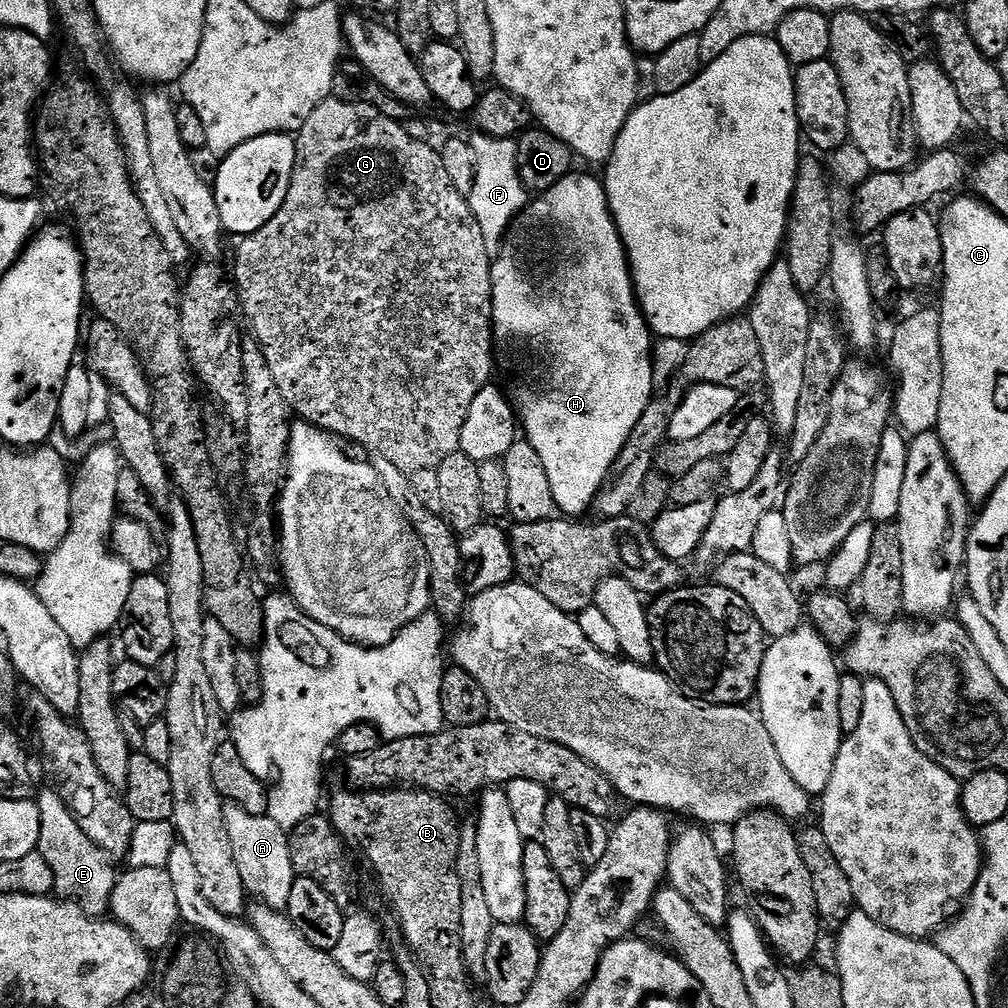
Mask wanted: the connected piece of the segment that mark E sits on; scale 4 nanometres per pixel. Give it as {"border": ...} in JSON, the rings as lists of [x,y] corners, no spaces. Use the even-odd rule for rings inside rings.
{"border":[[[59,791],[43,792],[35,797],[42,822],[38,850],[54,870],[55,895],[71,900],[90,917],[103,917],[112,907],[112,895],[118,879],[117,865],[102,850],[98,850],[86,834],[82,834],[82,826],[78,826],[75,814]]]}

